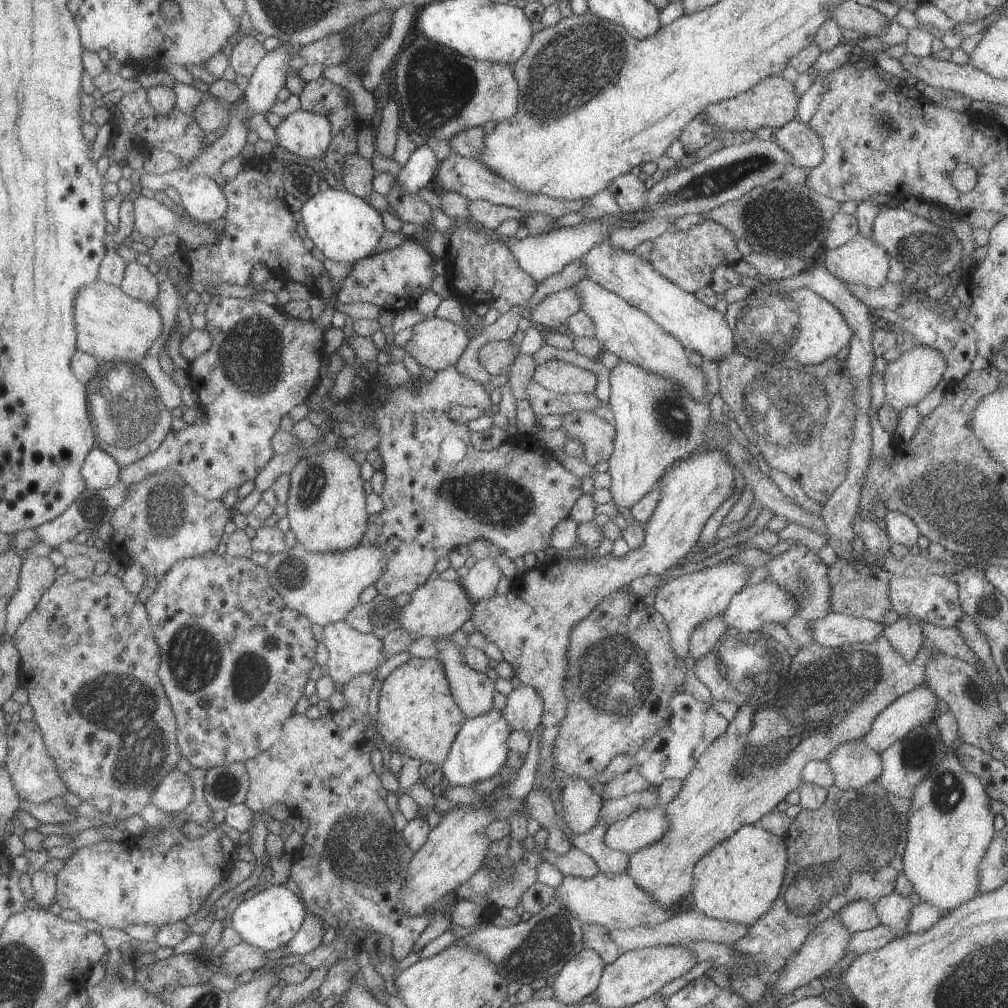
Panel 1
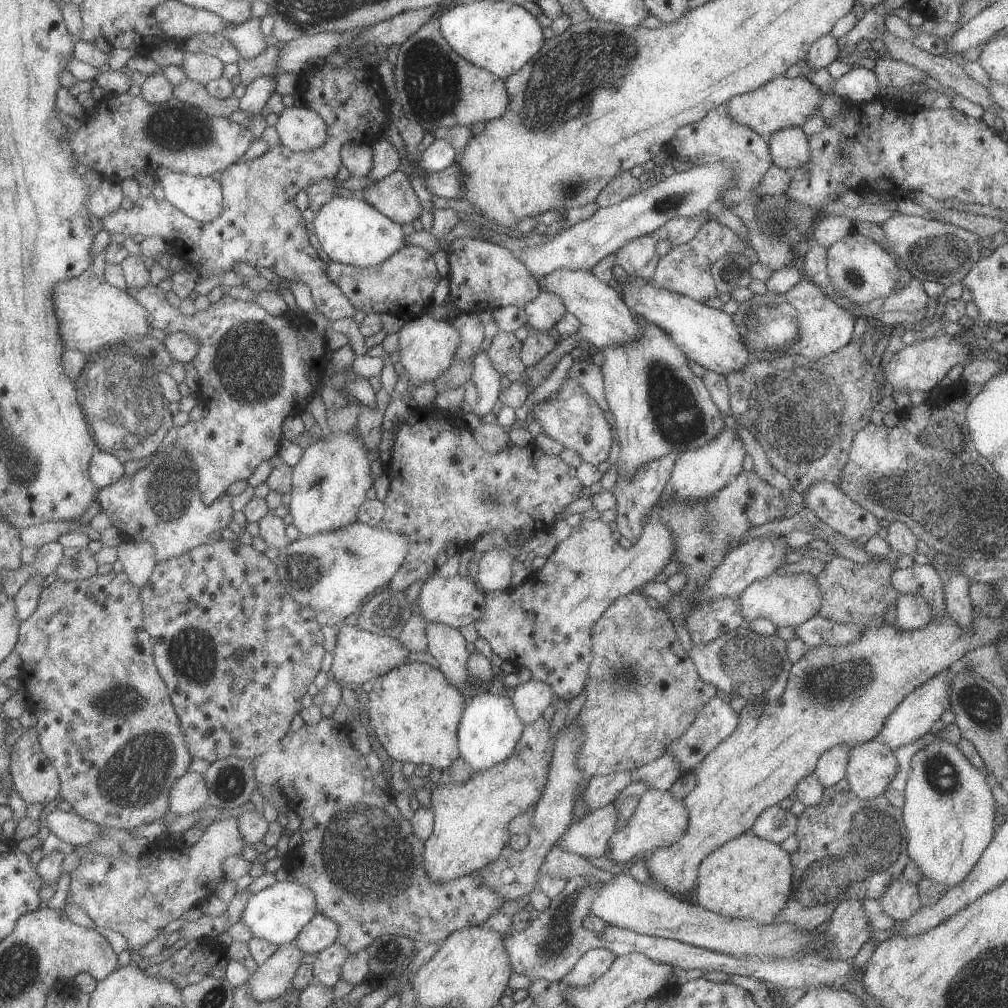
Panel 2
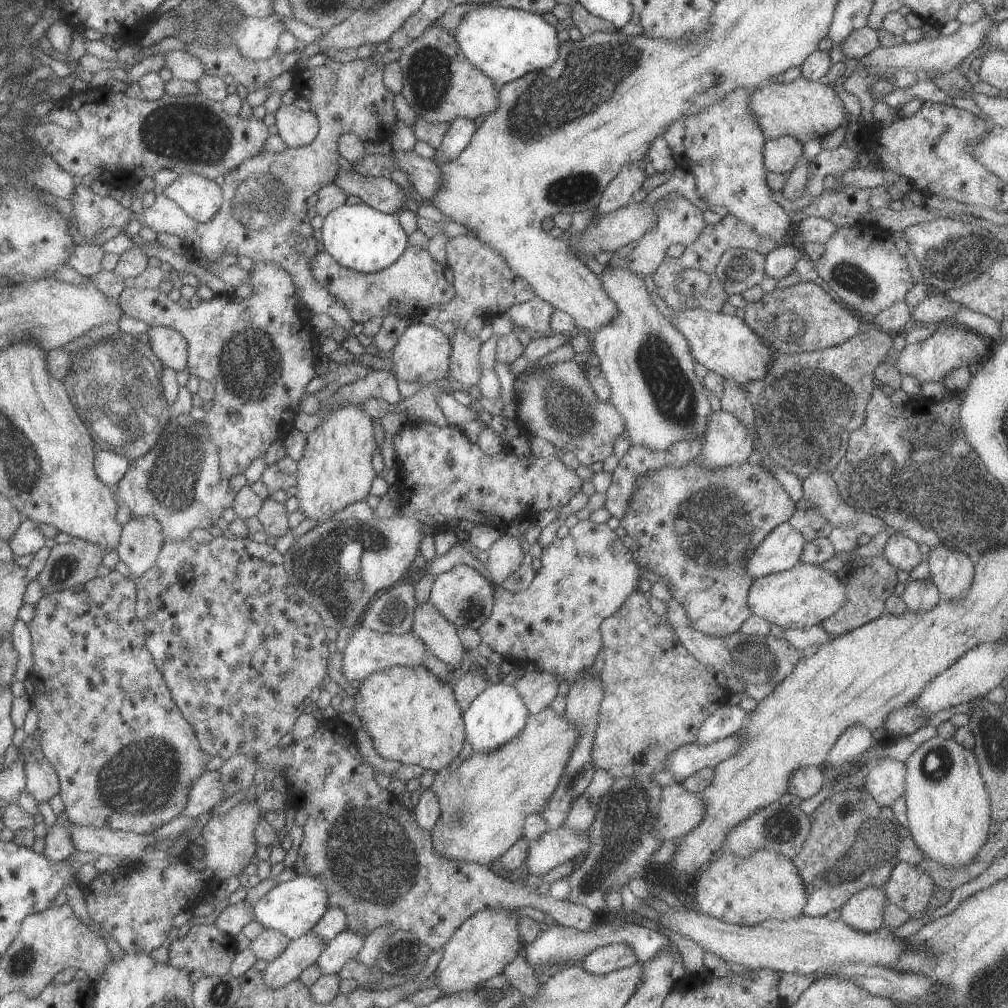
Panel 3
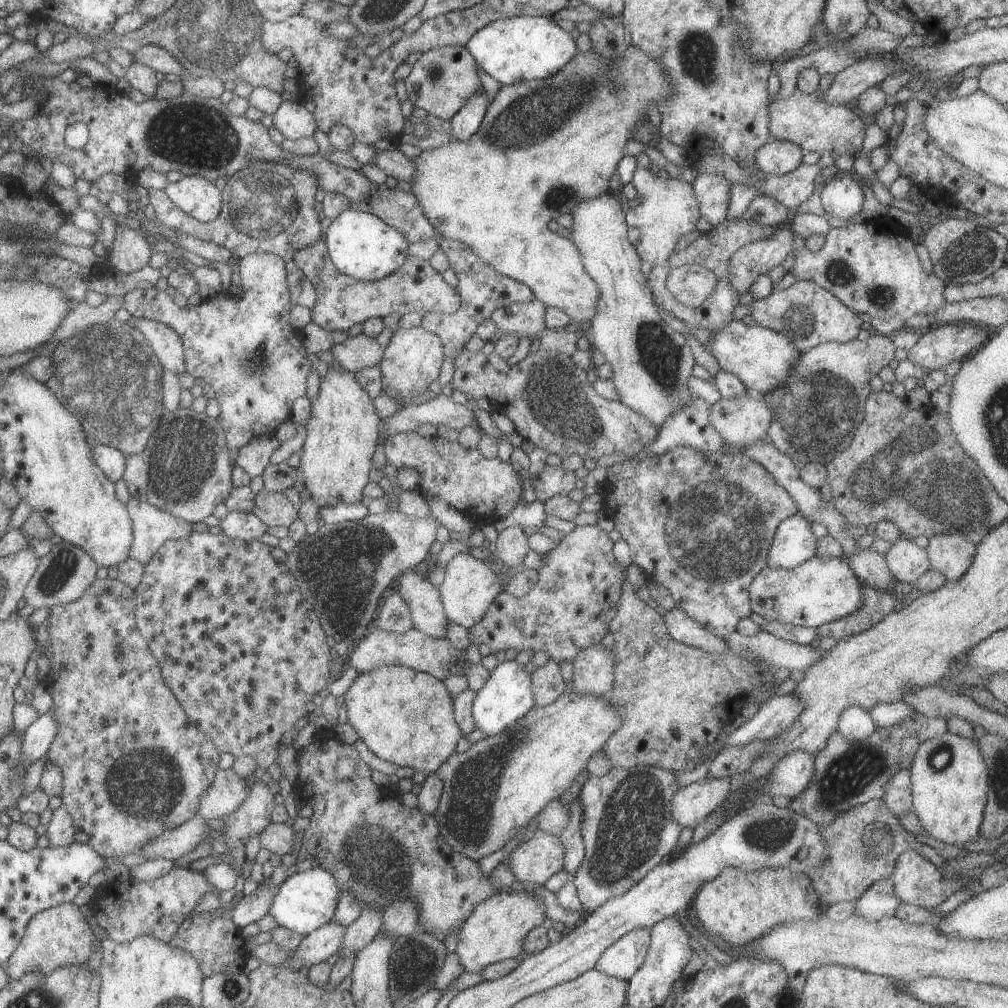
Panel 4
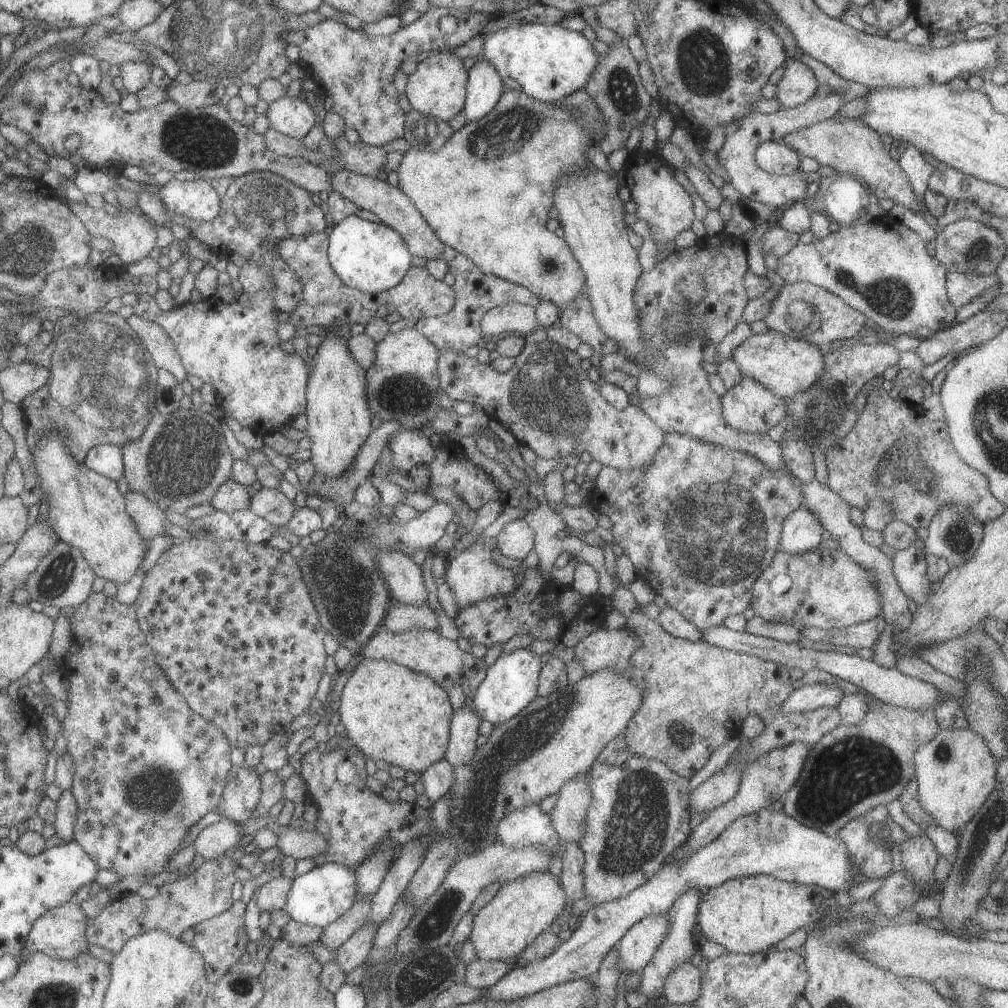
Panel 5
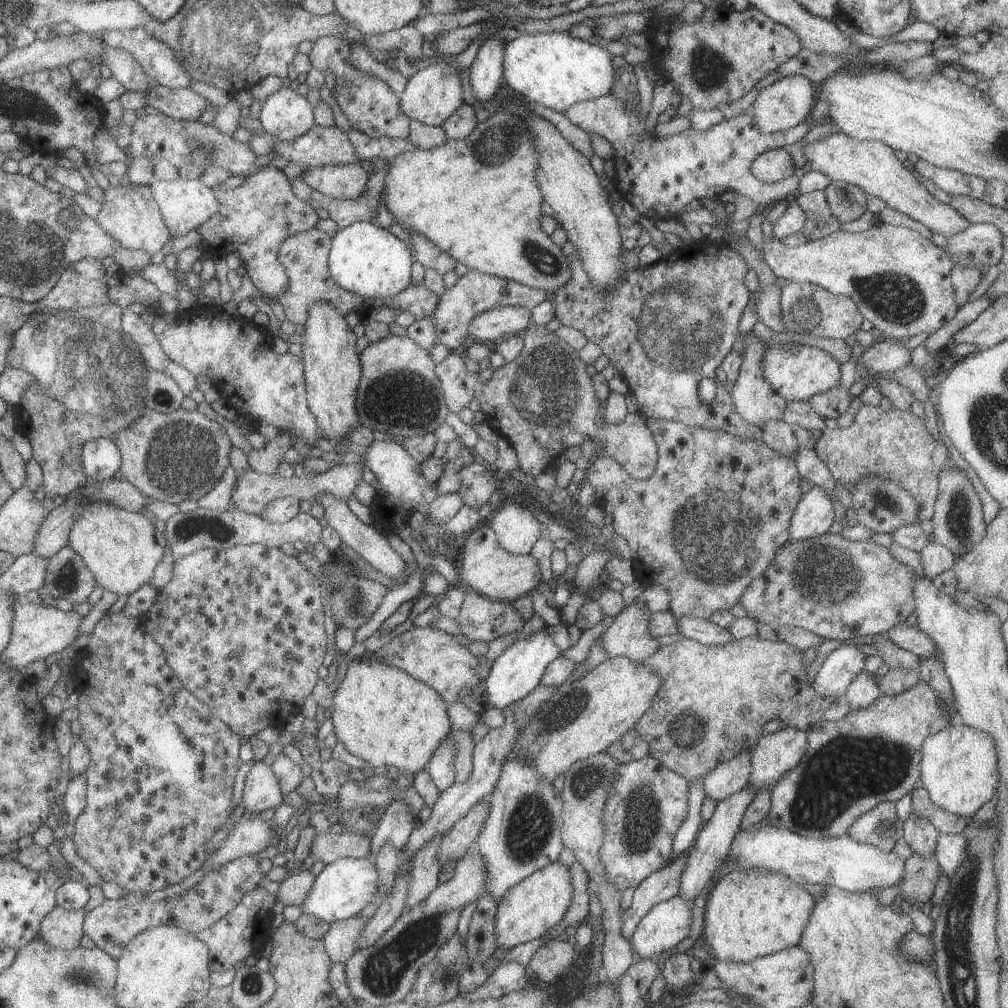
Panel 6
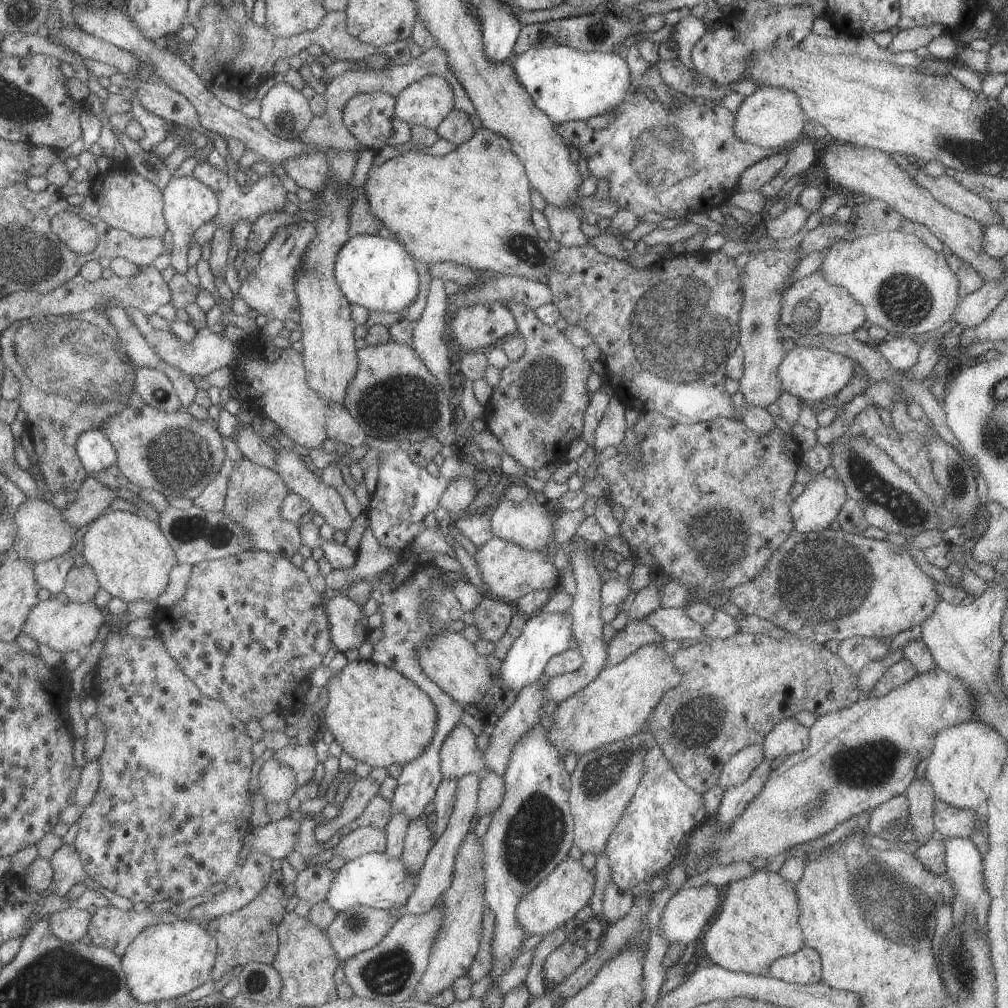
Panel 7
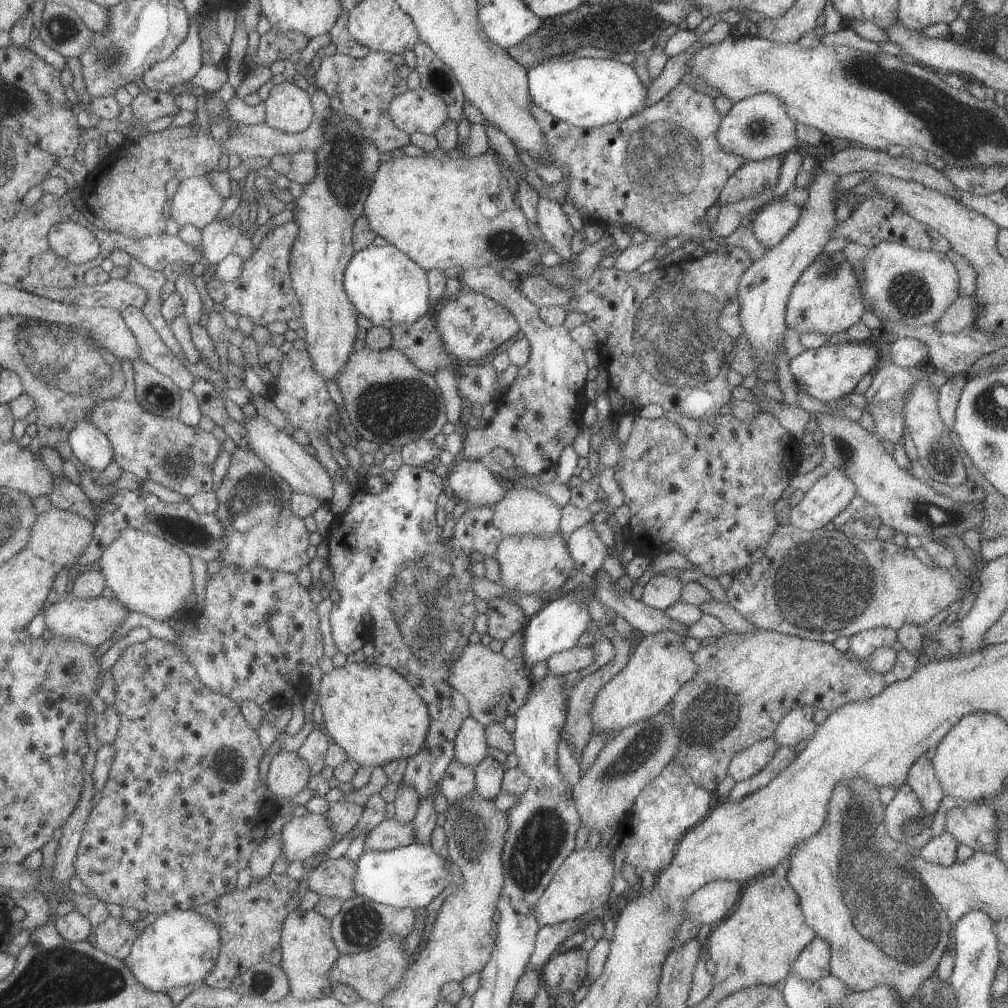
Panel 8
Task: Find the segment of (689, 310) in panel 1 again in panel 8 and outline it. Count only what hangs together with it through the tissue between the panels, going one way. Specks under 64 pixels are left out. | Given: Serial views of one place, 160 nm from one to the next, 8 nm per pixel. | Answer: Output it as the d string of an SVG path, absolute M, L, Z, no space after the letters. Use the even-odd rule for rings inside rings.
M848 340L845 343L827 344L817 349L806 349L798 357L790 358L790 372L798 389L825 403L836 403L840 397L853 392L866 374L873 374L880 366L881 353L876 343Z

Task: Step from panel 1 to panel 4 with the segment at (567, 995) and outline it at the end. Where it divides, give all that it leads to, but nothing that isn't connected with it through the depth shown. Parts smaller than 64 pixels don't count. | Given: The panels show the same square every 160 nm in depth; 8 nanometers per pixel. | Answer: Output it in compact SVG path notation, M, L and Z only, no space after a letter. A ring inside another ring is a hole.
M651 929L631 930L601 954L595 968L608 976L630 980L644 964L650 943Z

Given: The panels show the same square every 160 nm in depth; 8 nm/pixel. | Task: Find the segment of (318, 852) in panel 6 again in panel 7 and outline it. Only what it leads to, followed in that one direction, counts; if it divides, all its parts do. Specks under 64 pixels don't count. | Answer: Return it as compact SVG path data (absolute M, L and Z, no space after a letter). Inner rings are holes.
M375 826L358 827L332 842L334 856L340 855L348 861L366 853L384 853L387 847L387 834Z

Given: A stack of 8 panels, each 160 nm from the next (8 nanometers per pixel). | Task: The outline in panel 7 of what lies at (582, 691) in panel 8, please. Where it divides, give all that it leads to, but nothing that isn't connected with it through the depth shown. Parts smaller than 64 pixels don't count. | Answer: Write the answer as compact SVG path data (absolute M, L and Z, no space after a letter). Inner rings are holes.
M628 620L627 625L615 632L615 635L608 642L608 658L606 667L616 665L626 660L630 654L637 652L641 646L664 642L665 638L660 633L646 624L644 620Z

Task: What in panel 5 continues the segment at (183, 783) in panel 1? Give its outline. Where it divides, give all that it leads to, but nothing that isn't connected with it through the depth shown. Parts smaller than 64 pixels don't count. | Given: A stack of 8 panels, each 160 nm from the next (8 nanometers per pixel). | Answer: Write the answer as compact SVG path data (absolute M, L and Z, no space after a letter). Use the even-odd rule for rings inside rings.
M240 765L239 767L233 766L229 770L222 802L216 810L220 811L224 815L224 818L240 822L253 816L253 812L256 810L262 796L261 776L258 775L255 768Z

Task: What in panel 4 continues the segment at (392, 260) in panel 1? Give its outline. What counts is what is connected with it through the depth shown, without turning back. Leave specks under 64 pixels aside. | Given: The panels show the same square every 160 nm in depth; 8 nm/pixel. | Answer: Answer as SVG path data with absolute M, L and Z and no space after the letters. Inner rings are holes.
M324 237L314 244L299 248L293 256L296 266L316 287L317 299L311 308L311 320L327 330L348 331L354 324L363 324L374 317L384 318L391 314L400 317L416 311L422 317L429 313L455 313L461 305L461 294L457 287L448 285L442 273L418 257L407 256L404 264L390 276L377 281L359 281L342 274L329 258Z

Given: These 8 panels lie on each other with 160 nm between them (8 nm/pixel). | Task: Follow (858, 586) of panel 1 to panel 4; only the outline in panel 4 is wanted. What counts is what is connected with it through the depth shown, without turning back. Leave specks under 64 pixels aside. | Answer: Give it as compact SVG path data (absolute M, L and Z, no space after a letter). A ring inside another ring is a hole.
M863 584L861 589L863 590L864 606L851 615L820 625L816 629L818 637L832 637L836 641L846 640L848 637L870 630L894 611L897 592L894 592L893 589L879 591L866 584Z

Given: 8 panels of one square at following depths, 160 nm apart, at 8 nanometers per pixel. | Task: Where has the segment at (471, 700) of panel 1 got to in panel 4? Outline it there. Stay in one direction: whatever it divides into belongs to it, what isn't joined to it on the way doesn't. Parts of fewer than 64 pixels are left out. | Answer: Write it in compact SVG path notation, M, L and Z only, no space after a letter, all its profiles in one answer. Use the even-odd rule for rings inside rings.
M415 569L402 571L395 583L404 602L409 606L414 628L428 636L444 638L448 618L439 587L418 574Z

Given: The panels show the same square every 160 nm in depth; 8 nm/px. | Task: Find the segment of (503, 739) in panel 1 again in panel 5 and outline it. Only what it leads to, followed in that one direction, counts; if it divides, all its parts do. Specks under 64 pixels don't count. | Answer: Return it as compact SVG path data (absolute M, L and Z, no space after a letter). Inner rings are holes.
M526 648L517 649L510 654L502 653L498 660L487 668L486 676L479 684L473 698L474 704L481 715L480 718L498 726L526 708L538 696L537 688L541 668L540 655L536 655L536 653Z

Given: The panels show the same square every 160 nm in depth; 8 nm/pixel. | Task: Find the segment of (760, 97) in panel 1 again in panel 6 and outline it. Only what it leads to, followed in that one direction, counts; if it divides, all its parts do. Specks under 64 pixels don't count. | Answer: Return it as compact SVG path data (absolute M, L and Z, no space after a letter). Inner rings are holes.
M832 133L820 141L805 145L805 155L811 168L829 176L832 181L844 181L862 188L870 196L884 200L887 206L922 223L930 231L946 238L962 232L970 223L949 204L936 200L914 174L896 157L895 150L880 141L859 141L842 133Z

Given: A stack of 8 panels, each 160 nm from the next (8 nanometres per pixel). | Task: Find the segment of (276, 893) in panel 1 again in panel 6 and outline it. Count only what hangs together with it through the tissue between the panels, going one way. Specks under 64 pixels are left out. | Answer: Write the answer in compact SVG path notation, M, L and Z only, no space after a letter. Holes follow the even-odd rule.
M346 857L328 863L317 875L307 899L302 904L303 912L314 915L317 920L328 921L331 925L337 920L358 915L370 903L379 898L379 874L374 860Z

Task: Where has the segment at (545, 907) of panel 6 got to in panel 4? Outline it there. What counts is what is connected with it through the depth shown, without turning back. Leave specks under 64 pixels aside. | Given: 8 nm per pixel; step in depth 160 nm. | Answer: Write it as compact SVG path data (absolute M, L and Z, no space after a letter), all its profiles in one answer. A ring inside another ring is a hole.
M496 891L488 900L477 904L472 914L460 927L457 935L457 949L465 972L480 973L492 963L506 959L516 959L524 949L526 935L539 927L547 914L541 900L528 891Z

